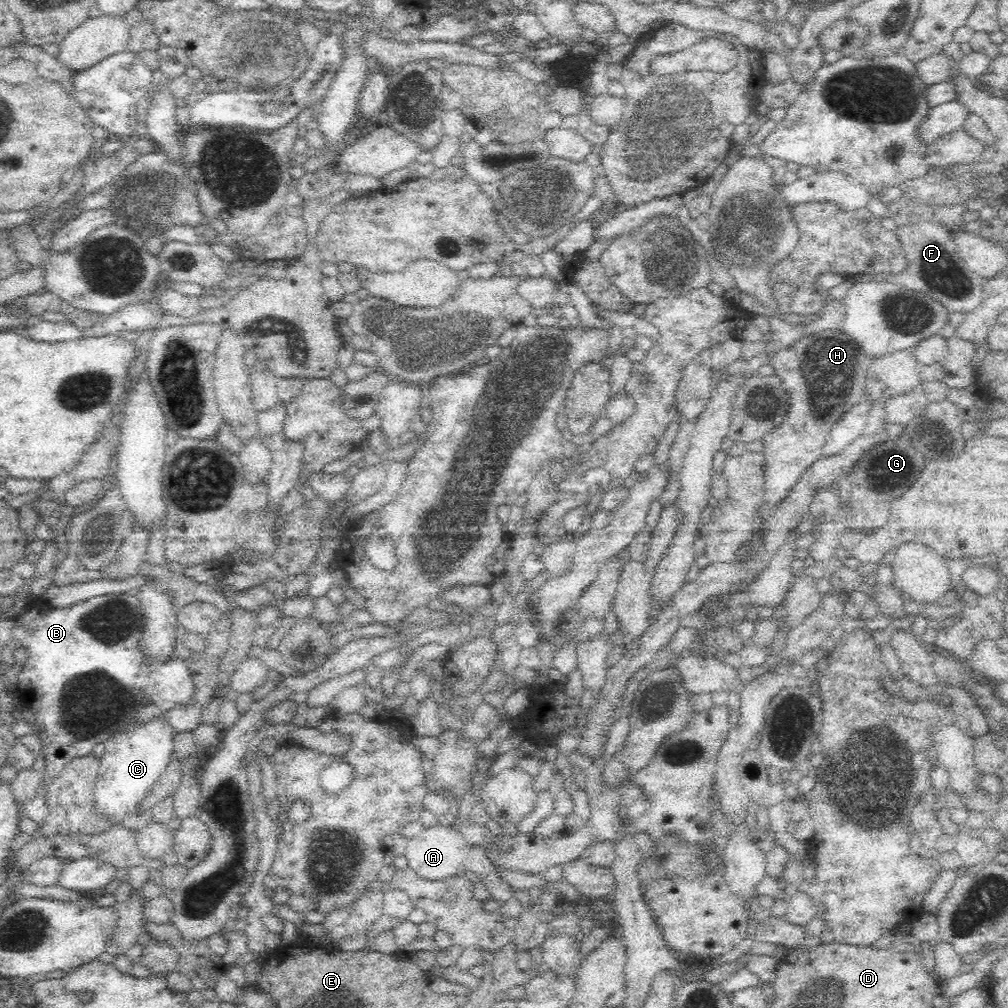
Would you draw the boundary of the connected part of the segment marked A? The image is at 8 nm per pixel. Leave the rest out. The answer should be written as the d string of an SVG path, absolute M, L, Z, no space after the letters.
M444 821L444 824L436 824L432 828L428 828L424 832L422 838L416 838L416 840L408 840L408 848L406 848L406 860L410 864L410 868L416 872L419 878L428 878L428 880L442 880L442 878L448 878L448 876L454 876L454 866L460 864L460 854L458 852L469 849L469 841L466 840L464 835L458 834L458 830L450 828L448 821Z

